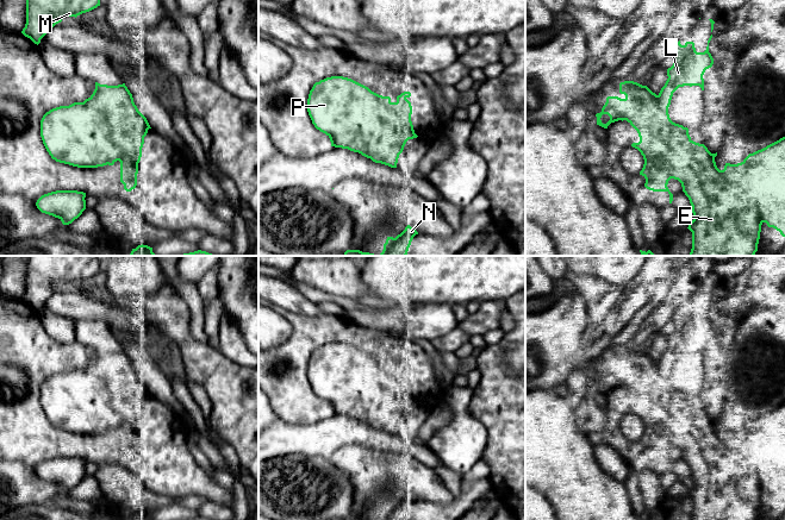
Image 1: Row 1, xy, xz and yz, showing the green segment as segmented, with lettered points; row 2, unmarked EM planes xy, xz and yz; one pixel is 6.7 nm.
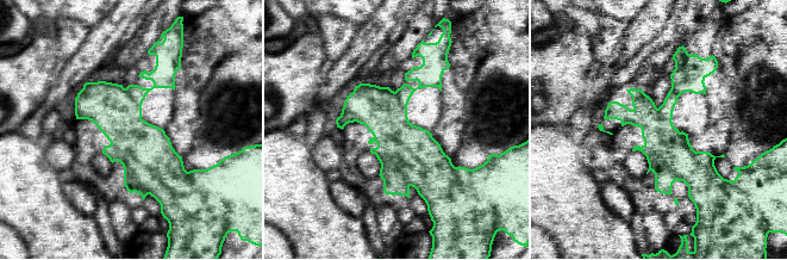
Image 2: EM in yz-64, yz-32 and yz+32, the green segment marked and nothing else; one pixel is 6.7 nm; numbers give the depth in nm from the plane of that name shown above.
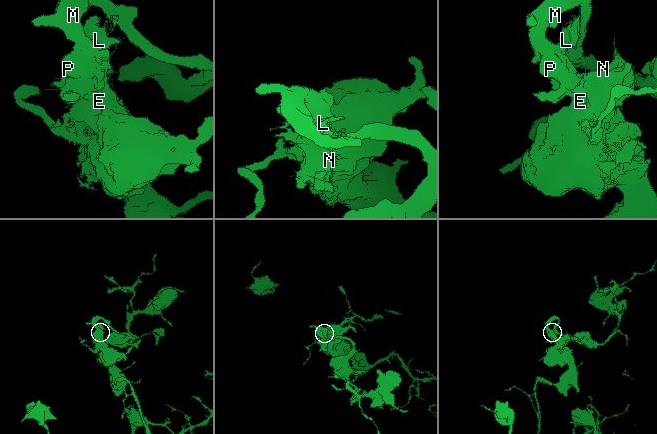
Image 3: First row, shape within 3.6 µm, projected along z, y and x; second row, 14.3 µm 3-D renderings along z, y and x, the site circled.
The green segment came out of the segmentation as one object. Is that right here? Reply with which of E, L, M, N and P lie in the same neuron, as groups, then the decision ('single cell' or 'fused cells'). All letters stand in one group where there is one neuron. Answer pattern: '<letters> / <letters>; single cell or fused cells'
E M N P / L; fused cells

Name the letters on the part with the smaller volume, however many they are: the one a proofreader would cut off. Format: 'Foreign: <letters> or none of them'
Foreign: L

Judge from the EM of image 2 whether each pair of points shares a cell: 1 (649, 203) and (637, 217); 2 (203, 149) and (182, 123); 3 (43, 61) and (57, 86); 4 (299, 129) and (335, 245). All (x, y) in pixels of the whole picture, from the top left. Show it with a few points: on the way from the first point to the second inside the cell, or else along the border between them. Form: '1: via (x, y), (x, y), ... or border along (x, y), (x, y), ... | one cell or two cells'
1: border along (636, 209), (642, 215) | two cells
2: border along (198, 129), (193, 147), (182, 156) | two cells
3: border along (54, 81), (45, 99), (39, 105) | two cells
4: border along (287, 129), (300, 137) | two cells

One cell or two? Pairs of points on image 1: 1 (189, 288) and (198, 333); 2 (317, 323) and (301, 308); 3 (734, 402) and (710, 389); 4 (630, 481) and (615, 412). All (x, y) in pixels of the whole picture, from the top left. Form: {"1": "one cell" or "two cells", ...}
{"1": "one cell", "2": "two cells", "3": "two cells", "4": "two cells"}

